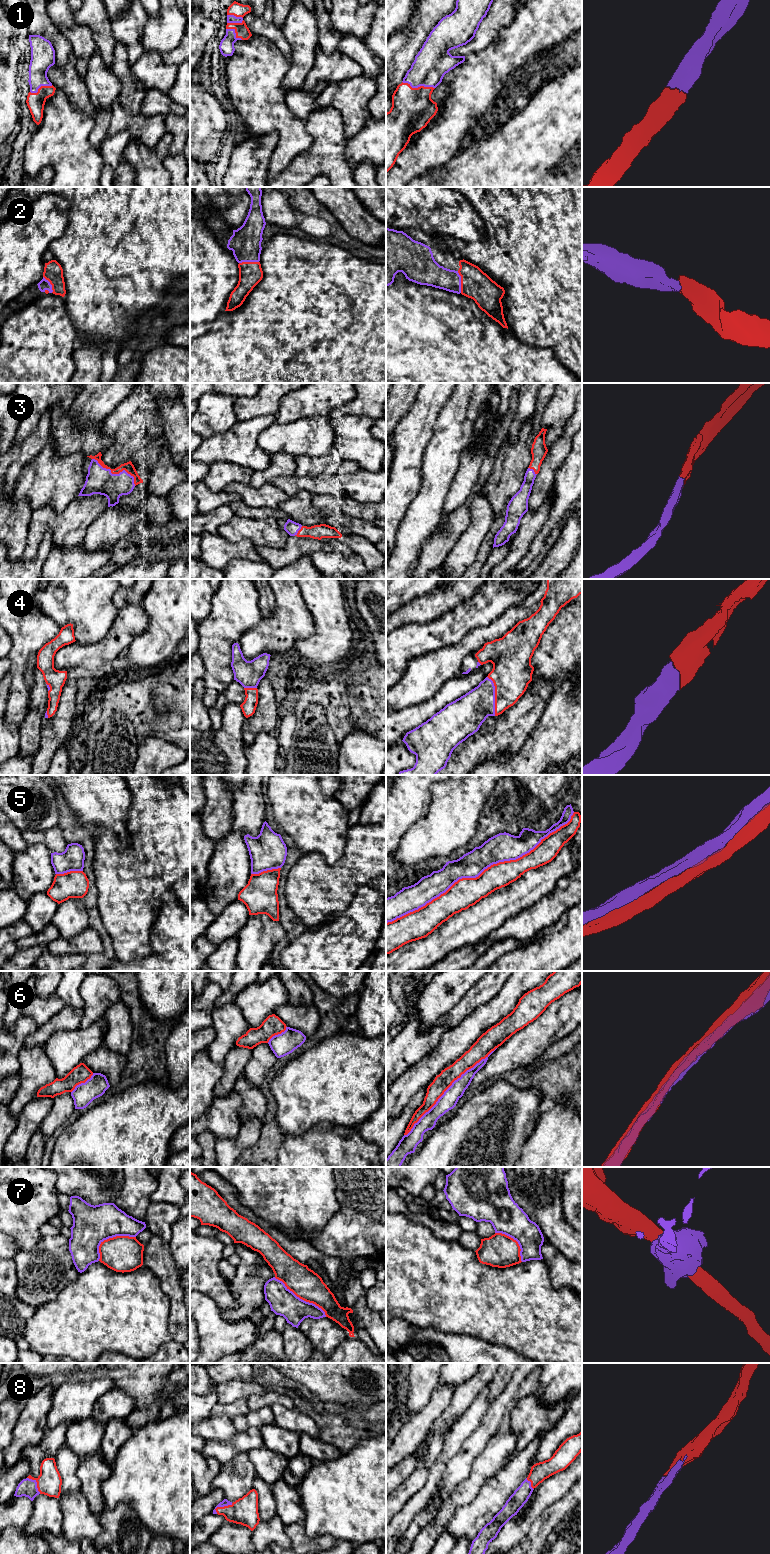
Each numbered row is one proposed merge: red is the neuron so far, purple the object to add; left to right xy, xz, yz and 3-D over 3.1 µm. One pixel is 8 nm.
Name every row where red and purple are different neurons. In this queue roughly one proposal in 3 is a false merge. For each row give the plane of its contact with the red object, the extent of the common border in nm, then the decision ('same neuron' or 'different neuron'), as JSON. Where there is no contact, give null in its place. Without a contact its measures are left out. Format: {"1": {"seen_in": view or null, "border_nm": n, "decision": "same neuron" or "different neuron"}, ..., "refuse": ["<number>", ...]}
{"1": {"seen_in": "yz", "border_nm": 280, "decision": "same neuron"}, "2": {"seen_in": "yz", "border_nm": 180, "decision": "same neuron"}, "3": {"seen_in": "xy", "border_nm": 420, "decision": "same neuron"}, "4": {"seen_in": "yz", "border_nm": 320, "decision": "same neuron"}, "5": {"seen_in": "yz", "border_nm": 1750, "decision": "different neuron"}, "6": {"seen_in": "yz", "border_nm": 1050, "decision": "different neuron"}, "7": {"seen_in": "xz", "border_nm": 550, "decision": "different neuron"}, "8": {"seen_in": "xz", "border_nm": 160, "decision": "same neuron"}, "refuse": ["5", "6", "7"]}

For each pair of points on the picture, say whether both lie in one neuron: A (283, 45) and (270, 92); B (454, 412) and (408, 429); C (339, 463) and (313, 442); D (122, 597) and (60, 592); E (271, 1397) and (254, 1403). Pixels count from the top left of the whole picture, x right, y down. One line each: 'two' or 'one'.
A: two
B: two
C: two
D: two
E: one

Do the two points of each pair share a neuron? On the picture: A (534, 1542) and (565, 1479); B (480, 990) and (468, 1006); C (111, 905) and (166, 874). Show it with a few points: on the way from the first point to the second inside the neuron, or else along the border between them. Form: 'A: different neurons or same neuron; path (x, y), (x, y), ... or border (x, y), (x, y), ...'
A: different neurons; border (571, 1489), (563, 1497), (552, 1503), (536, 1520)
B: same neuron; path (477, 994), (469, 1002)
C: same neuron; path (125, 893), (144, 874), (152, 874)

